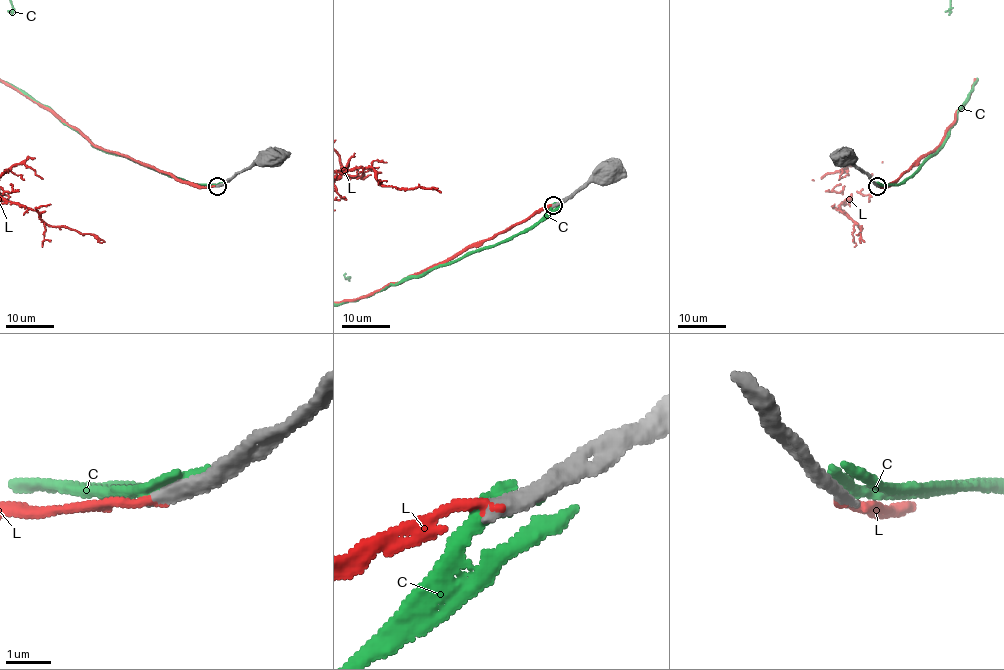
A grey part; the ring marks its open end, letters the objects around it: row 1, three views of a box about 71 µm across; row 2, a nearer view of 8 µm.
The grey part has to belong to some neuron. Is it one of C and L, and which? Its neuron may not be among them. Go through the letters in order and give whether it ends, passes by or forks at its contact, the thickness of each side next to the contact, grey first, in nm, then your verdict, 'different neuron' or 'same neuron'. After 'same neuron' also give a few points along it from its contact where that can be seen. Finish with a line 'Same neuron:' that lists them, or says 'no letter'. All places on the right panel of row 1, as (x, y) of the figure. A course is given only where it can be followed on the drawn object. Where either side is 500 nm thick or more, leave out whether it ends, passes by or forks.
C: it ends there; 460 nm thick on the grey side, 380 nm on the other; different neuron
L: it ends there; 360 nm thick on the grey side, 180 nm on the other; same neuron
Same neuron: L

